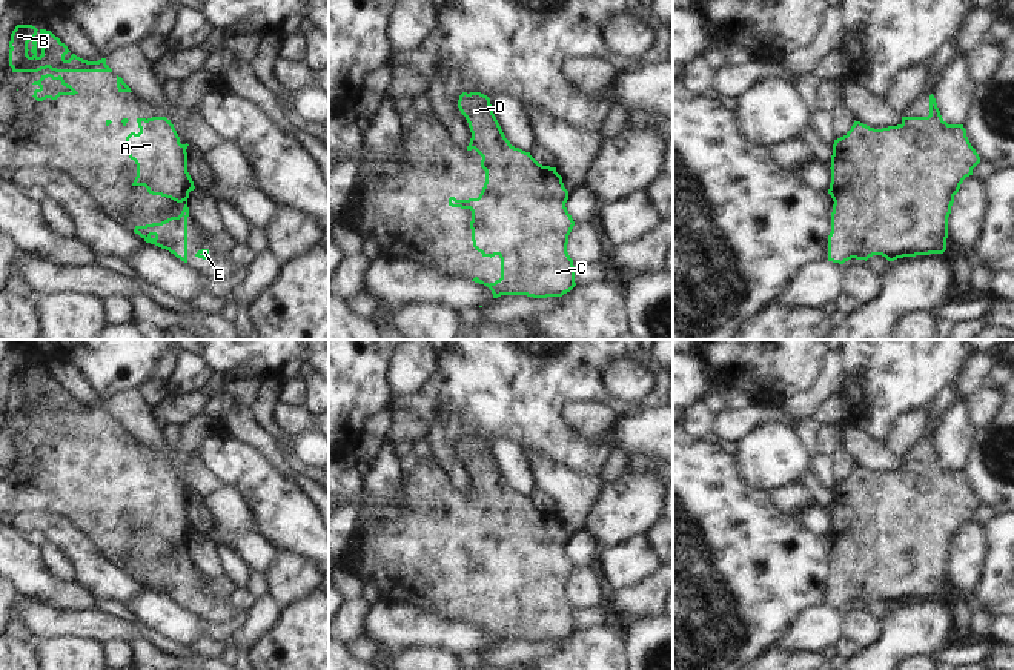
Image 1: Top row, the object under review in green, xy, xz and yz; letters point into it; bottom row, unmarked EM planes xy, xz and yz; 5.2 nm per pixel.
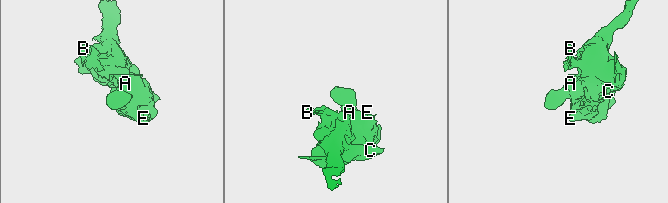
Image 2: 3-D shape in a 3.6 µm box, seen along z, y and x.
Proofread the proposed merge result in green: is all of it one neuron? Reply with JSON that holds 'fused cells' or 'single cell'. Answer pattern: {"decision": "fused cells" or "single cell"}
{"decision": "single cell"}

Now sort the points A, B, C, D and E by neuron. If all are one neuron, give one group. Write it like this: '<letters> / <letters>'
A B C D E

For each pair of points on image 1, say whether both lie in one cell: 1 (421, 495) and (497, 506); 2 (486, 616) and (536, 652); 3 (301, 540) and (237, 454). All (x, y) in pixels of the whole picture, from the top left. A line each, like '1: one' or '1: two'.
1: one
2: two
3: one

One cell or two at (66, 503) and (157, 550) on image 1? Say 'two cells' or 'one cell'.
two cells

